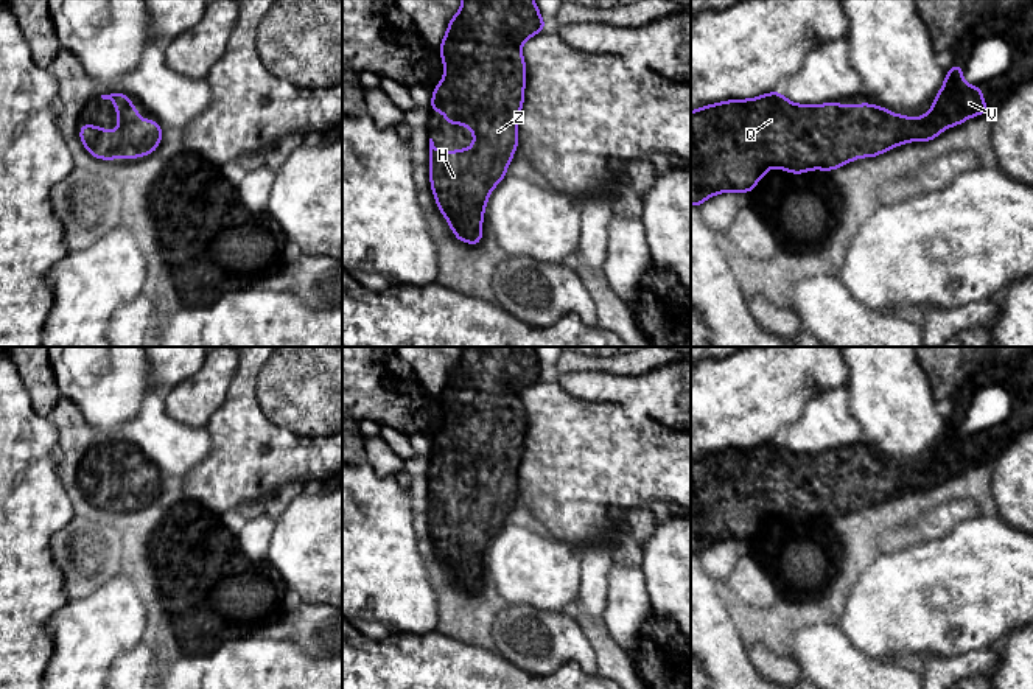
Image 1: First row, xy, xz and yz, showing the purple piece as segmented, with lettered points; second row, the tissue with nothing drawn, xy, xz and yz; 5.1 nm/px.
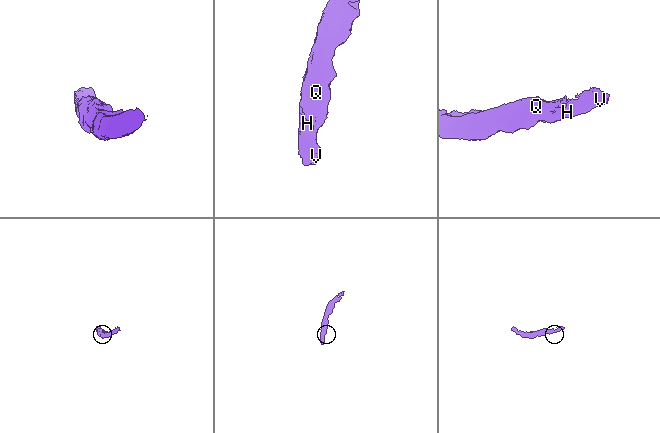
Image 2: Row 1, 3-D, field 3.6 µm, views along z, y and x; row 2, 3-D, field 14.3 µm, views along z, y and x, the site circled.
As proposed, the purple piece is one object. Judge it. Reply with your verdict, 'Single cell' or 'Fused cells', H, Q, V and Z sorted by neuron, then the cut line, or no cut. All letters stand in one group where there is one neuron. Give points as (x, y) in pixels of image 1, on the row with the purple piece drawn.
Single cell. Groups: H Q V Z. No split

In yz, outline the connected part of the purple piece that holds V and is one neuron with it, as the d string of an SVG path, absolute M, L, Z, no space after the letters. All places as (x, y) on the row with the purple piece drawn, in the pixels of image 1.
M963 64L946 72L941 90L932 109L910 118L888 112L882 106L860 103L842 106L835 101L820 106L790 103L783 93L770 92L751 100L730 100L691 112L691 205L702 205L708 198L736 191L751 193L772 168L800 176L809 170L834 171L859 157L877 157L898 145L913 140L930 142L946 128L961 124L971 117L994 114L986 107L979 86L961 81Z

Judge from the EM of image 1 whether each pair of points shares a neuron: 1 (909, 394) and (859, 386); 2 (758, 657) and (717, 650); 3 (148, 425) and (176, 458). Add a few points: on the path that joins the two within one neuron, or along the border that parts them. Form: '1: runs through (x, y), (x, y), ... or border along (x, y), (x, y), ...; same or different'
1: runs through (896, 394), (892, 394), (884, 386), (871, 386); same
2: border along (745, 649), (750, 661), (761, 672); different
3: runs through (153, 433), (170, 450); same

